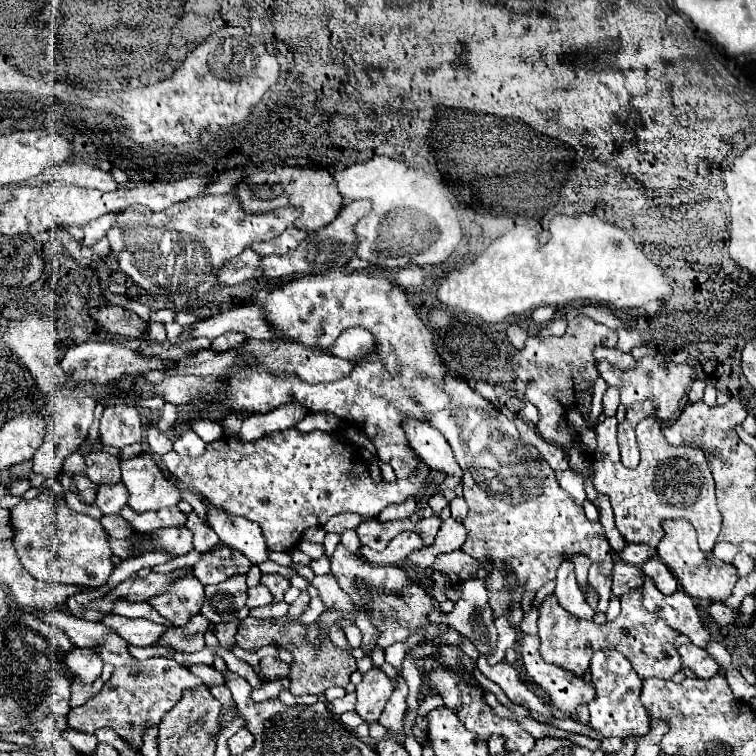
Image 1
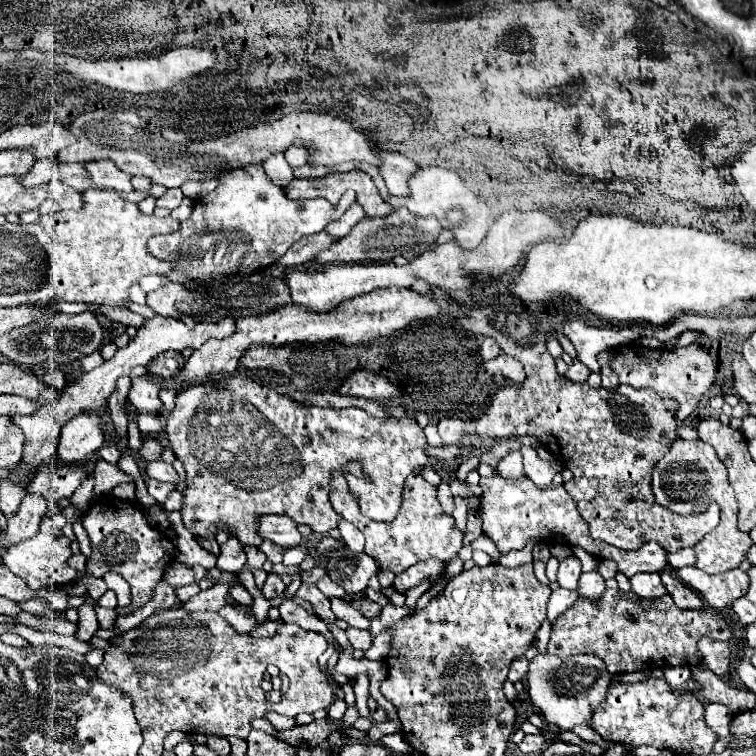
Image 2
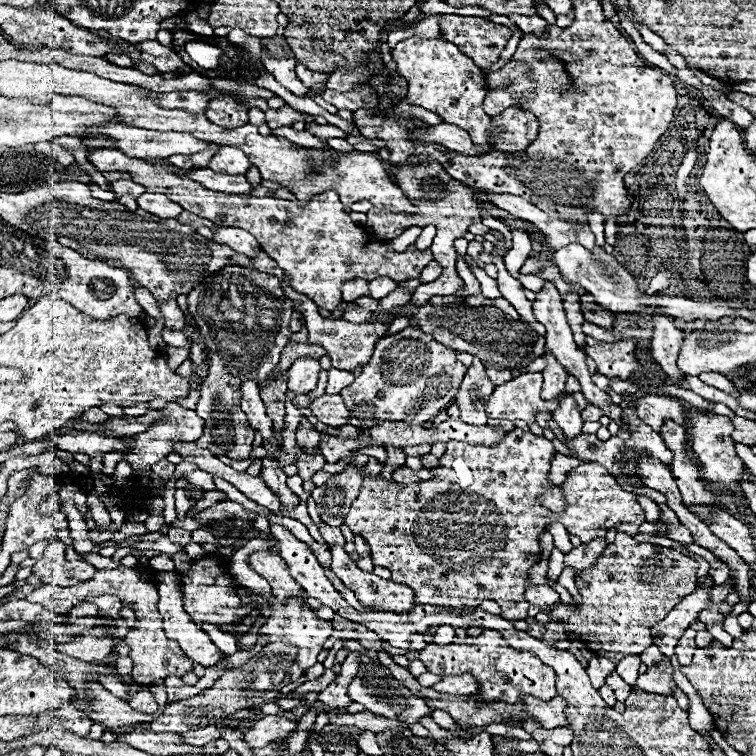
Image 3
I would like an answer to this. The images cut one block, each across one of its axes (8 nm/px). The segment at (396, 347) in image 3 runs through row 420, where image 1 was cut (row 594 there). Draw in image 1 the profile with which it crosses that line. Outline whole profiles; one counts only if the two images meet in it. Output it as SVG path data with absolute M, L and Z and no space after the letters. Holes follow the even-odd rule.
M342 544L336 546L334 554L328 560L330 560L332 576L336 578L338 586L344 592L348 592L348 596L362 596L358 604L364 606L368 610L368 614L376 620L372 624L380 630L380 638L376 640L376 646L364 646L364 648L388 648L394 642L406 640L416 628L426 628L428 630L428 636L426 636L424 642L430 642L432 638L436 638L438 626L428 626L426 618L424 618L426 612L432 610L432 596L422 586L422 582L408 582L406 580L404 586L398 590L398 574L404 574L402 568L366 564L362 558L348 552ZM396 594L402 594L402 596L396 596Z

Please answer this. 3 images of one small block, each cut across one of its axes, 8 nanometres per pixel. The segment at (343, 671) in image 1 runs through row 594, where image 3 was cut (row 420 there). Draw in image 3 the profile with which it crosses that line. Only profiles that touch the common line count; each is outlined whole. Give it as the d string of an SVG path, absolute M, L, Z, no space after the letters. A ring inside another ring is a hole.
M302 416L298 424L298 430L296 430L296 442L304 448L314 450L316 444L318 444L318 438L320 438L320 432L314 430L314 426L310 424L306 416Z

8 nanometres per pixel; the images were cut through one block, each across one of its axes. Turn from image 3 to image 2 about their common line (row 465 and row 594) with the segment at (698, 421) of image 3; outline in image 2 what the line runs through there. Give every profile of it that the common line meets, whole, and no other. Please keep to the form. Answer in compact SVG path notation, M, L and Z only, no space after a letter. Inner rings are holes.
M684 566L684 568L678 568L676 572L678 572L678 578L686 586L696 590L712 610L722 610L730 606L734 600L742 598L748 588L748 576L744 576L744 570L706 574L696 566Z

